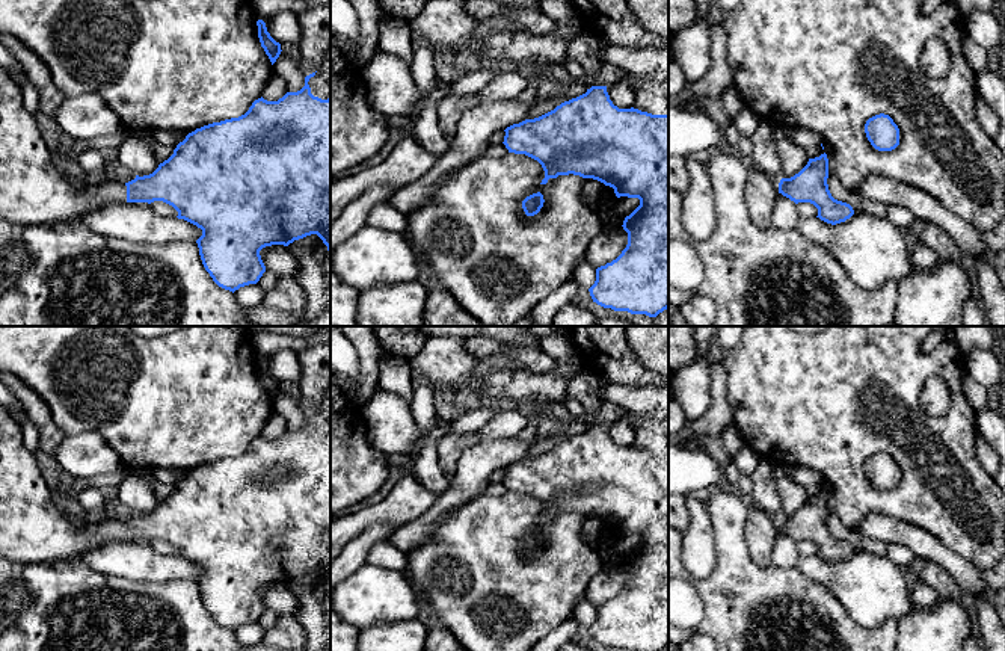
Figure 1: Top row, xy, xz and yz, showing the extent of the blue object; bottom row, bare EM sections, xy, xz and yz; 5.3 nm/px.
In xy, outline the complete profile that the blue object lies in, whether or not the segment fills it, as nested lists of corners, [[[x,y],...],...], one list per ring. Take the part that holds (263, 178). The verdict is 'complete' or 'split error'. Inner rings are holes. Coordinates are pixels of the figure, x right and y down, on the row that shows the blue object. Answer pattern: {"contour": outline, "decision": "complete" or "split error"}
{"contour": [[[0,66],[0,219],[23,227],[74,222],[110,204],[163,201],[178,211],[178,219],[202,230],[196,240],[202,264],[219,287],[232,293],[260,281],[266,272],[260,251],[266,246],[288,246],[294,240],[317,234],[330,251],[330,98],[321,100],[311,94],[308,82],[314,76],[315,73],[305,77],[300,91],[287,92],[278,101],[261,97],[238,118],[189,133],[174,154],[149,175],[136,175],[128,183],[104,178],[101,183],[86,181],[77,187],[53,165],[36,119],[24,107],[20,86]]], "decision": "split error"}

